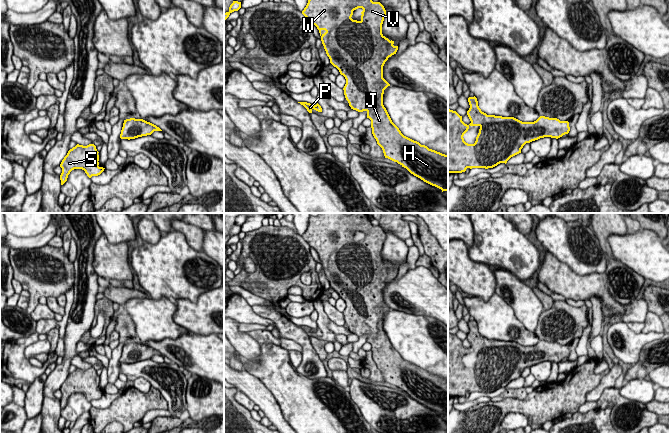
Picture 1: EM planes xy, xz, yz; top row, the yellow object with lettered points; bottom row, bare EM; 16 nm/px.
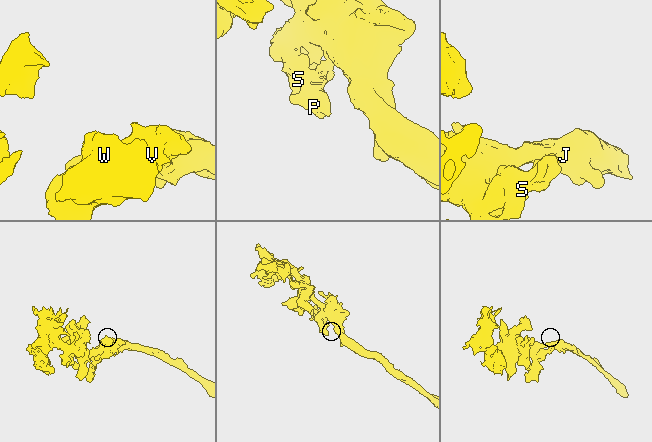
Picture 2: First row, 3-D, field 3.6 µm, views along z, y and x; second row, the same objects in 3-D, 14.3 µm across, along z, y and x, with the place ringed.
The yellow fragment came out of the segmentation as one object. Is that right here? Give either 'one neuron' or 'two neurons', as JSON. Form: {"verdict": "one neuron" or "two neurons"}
{"verdict": "one neuron"}

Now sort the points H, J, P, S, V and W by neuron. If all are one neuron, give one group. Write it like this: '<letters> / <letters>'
H J P S V W

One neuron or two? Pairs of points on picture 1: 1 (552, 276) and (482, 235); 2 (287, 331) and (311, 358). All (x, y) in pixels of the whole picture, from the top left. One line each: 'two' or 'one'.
1: two
2: one

